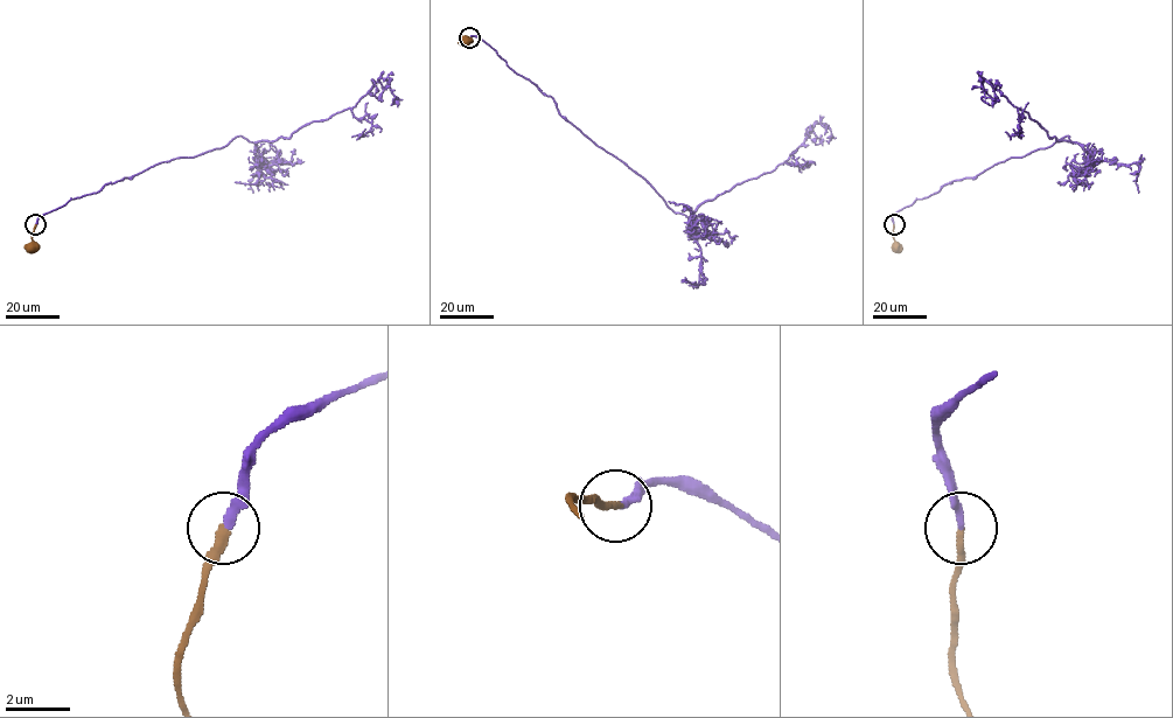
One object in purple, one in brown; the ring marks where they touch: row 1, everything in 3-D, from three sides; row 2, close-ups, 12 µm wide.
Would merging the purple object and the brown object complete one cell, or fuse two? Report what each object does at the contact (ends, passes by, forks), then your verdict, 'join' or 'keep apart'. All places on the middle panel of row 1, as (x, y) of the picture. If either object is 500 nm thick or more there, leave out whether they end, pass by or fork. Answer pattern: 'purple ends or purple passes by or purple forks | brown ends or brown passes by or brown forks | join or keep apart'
purple ends | brown ends | join

